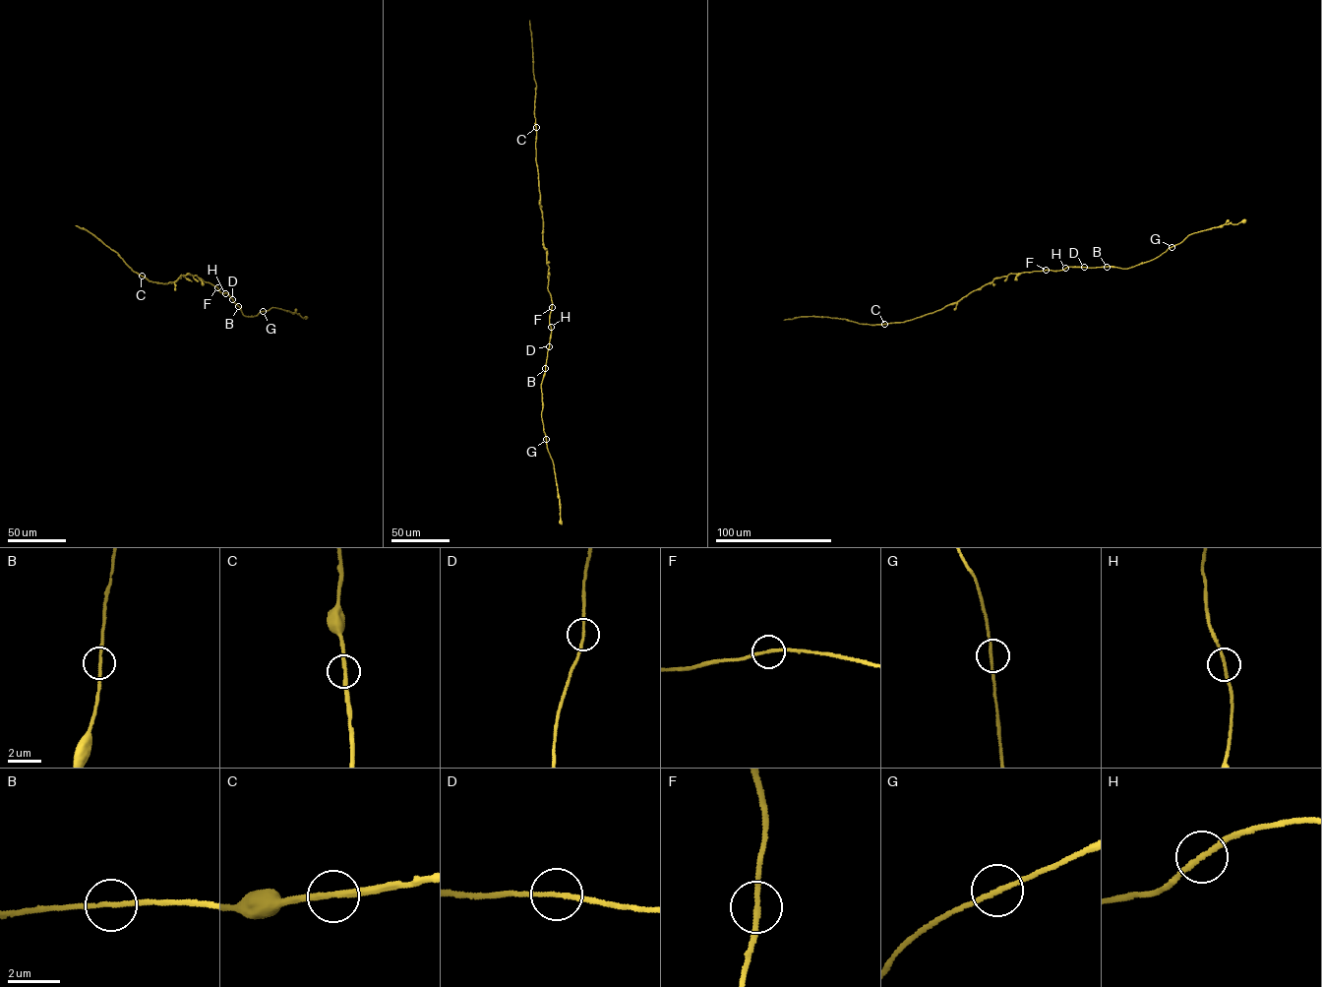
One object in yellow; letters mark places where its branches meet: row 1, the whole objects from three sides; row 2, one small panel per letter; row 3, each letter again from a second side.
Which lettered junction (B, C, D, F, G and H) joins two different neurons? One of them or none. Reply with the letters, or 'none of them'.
none of them

